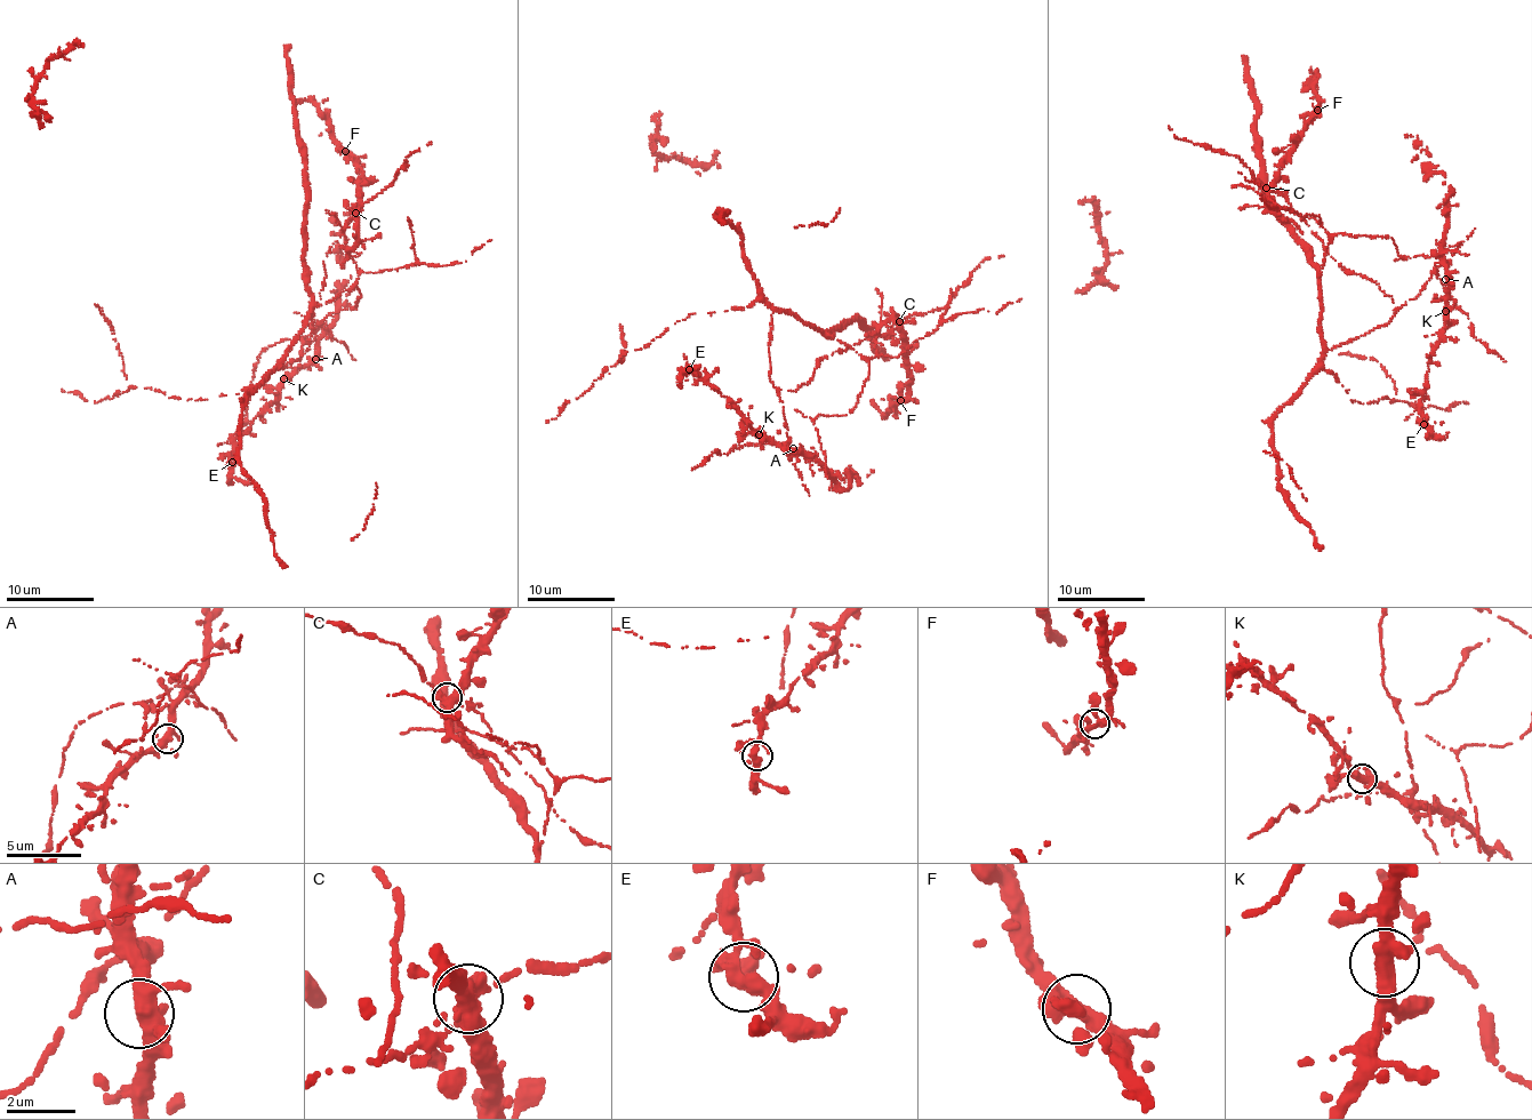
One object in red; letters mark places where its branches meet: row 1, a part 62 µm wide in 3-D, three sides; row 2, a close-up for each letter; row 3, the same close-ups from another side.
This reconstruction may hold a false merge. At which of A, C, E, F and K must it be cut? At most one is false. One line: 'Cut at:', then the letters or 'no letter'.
Cut at: no letter

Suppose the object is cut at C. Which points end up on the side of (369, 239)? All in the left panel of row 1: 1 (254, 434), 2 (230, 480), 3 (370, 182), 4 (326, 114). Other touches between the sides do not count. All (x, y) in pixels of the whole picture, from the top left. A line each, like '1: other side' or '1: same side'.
1: same side
2: same side
3: same side
4: same side

